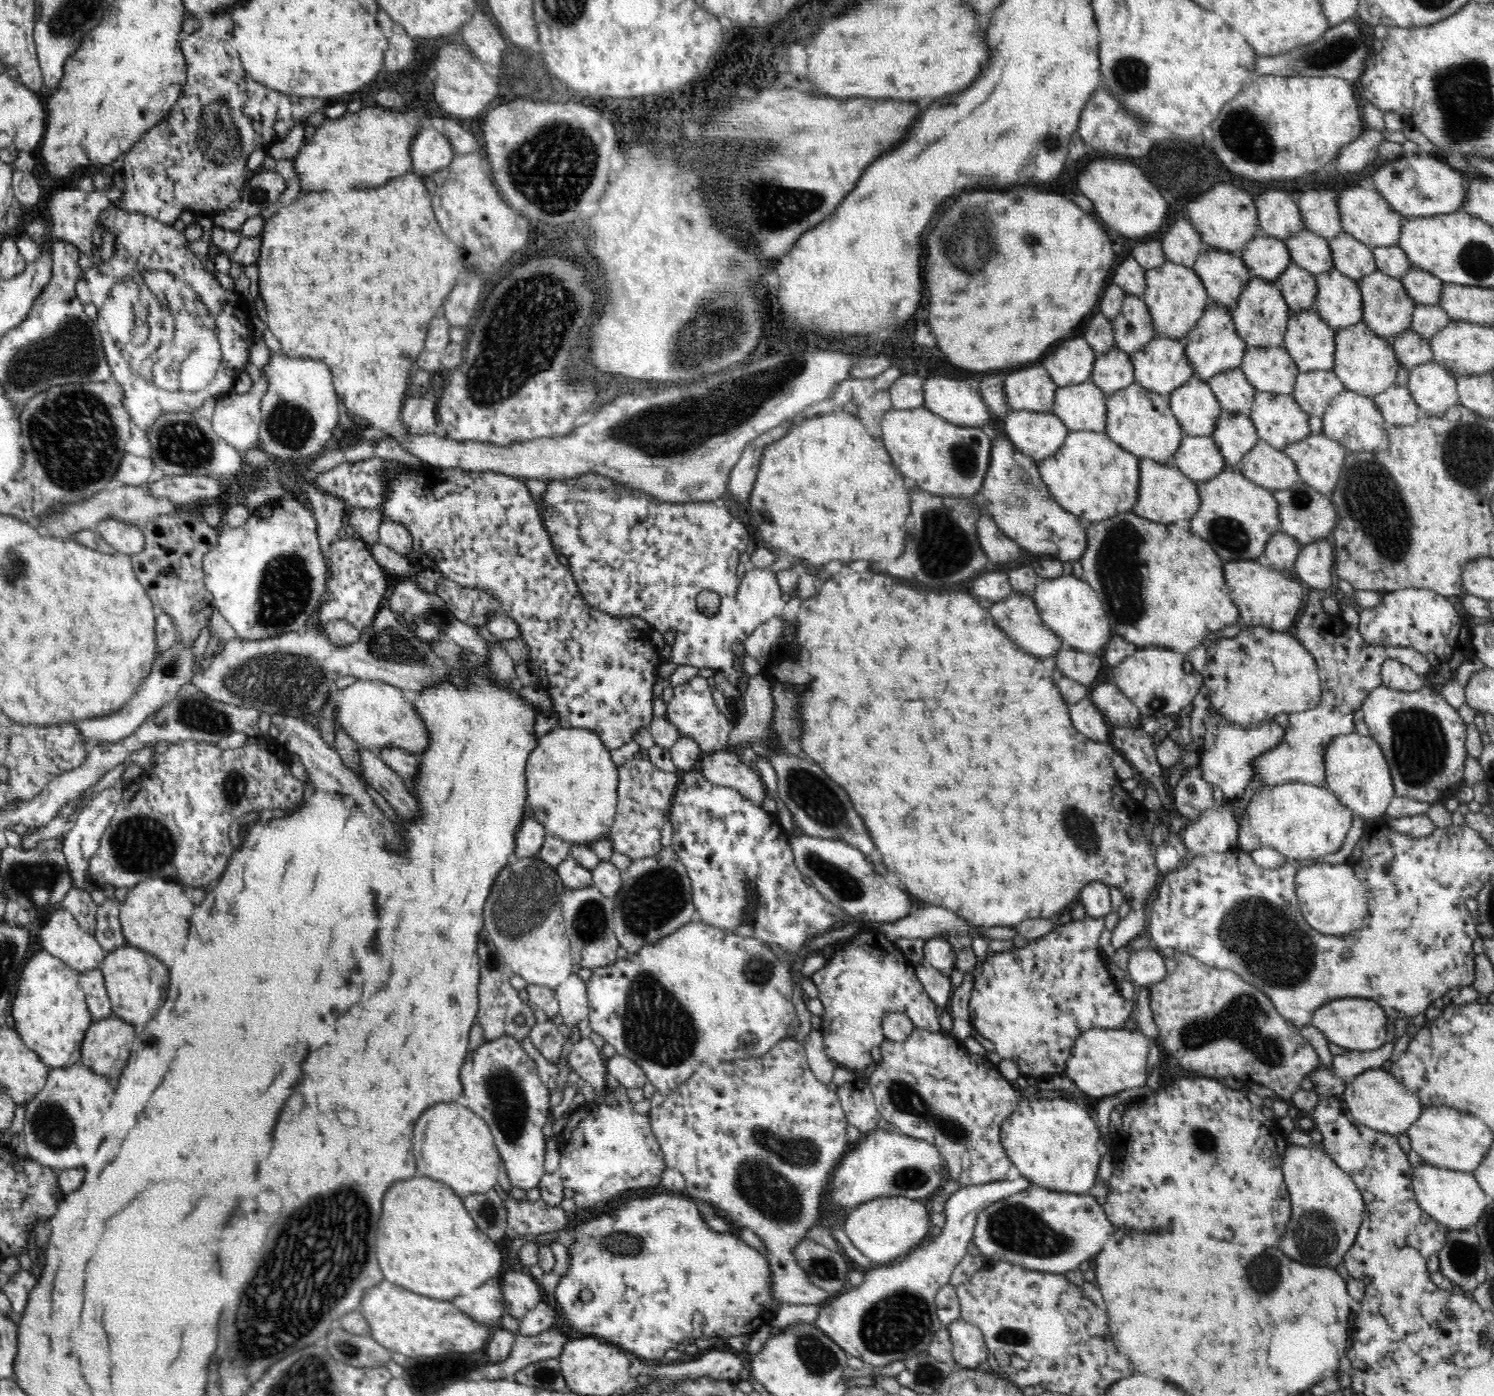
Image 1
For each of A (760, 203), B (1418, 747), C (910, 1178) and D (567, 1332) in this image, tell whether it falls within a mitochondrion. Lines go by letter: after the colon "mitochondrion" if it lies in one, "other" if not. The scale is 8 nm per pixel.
A: mitochondrion
B: mitochondrion
C: mitochondrion
D: other

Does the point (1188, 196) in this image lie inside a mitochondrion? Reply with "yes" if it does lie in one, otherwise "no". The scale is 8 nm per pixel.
no

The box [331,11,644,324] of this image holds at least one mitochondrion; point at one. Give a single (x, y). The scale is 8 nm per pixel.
(558, 193)

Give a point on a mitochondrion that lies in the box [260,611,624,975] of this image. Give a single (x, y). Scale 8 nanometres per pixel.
(523, 901)

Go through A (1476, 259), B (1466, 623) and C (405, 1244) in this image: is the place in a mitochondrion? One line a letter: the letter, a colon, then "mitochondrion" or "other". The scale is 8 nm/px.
A: mitochondrion
B: other
C: other

